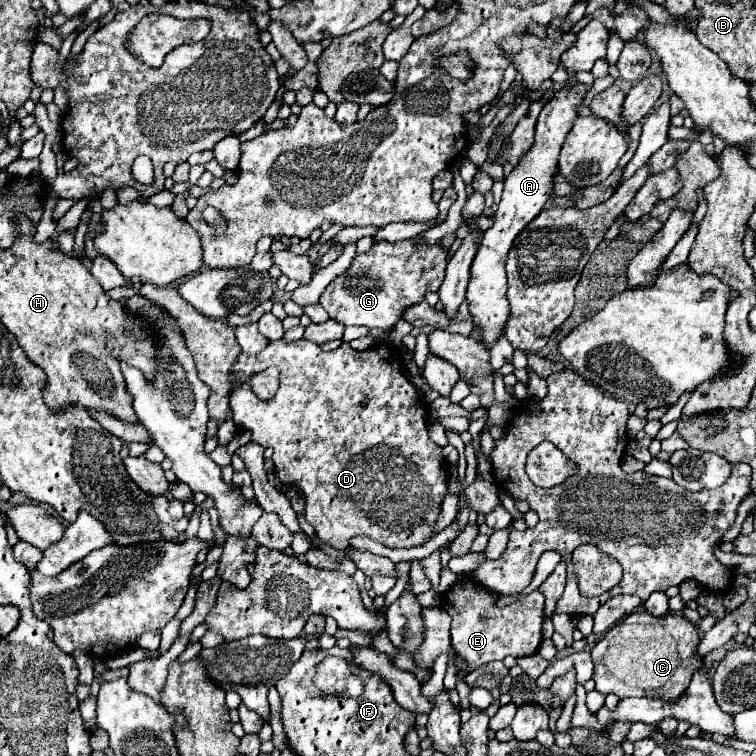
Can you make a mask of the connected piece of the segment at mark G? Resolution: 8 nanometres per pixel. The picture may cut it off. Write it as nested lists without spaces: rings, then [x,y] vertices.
[[[420,236],[410,240],[400,240],[400,242],[374,242],[368,252],[358,254],[352,260],[350,268],[344,274],[340,274],[340,278],[332,280],[326,286],[320,302],[322,302],[322,308],[328,312],[328,316],[334,318],[336,322],[342,322],[344,326],[392,330],[408,306],[422,302],[428,292],[438,292],[444,280],[446,264],[448,264],[448,250],[444,250],[440,242],[436,246],[428,246],[428,242],[420,242]]]

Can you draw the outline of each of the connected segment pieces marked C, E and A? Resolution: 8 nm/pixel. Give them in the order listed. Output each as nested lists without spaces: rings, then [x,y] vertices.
[[[646,610],[632,612],[592,648],[596,690],[602,694],[616,694],[618,698],[644,696],[674,702],[684,694],[694,672],[704,664],[696,654],[698,644],[698,628],[682,614],[668,612],[666,616],[652,616]]]
[[[458,580],[450,586],[440,600],[440,608],[452,618],[452,648],[456,656],[468,662],[466,668],[474,670],[492,660],[504,660],[506,656],[522,658],[538,650],[542,642],[542,622],[544,622],[544,594],[534,590],[520,596],[506,608],[496,606],[498,594],[492,594],[478,582]]]
[[[566,84],[564,90],[558,92],[556,98],[544,106],[536,124],[536,144],[528,150],[528,154],[506,178],[502,200],[494,214],[494,224],[490,230],[482,234],[480,250],[474,256],[474,262],[470,268],[470,284],[466,288],[466,300],[468,300],[468,310],[472,314],[474,328],[480,330],[482,344],[488,348],[494,346],[494,342],[498,342],[498,338],[502,336],[504,326],[508,322],[508,314],[510,314],[508,300],[506,300],[506,270],[504,270],[508,250],[514,238],[520,234],[520,230],[528,222],[532,222],[536,214],[540,214],[540,210],[552,196],[552,184],[554,184],[552,180],[558,170],[558,154],[566,140],[566,134],[572,130],[572,122],[578,116],[578,106],[582,104],[582,98],[586,92],[588,88],[584,84],[576,84],[576,86]]]

